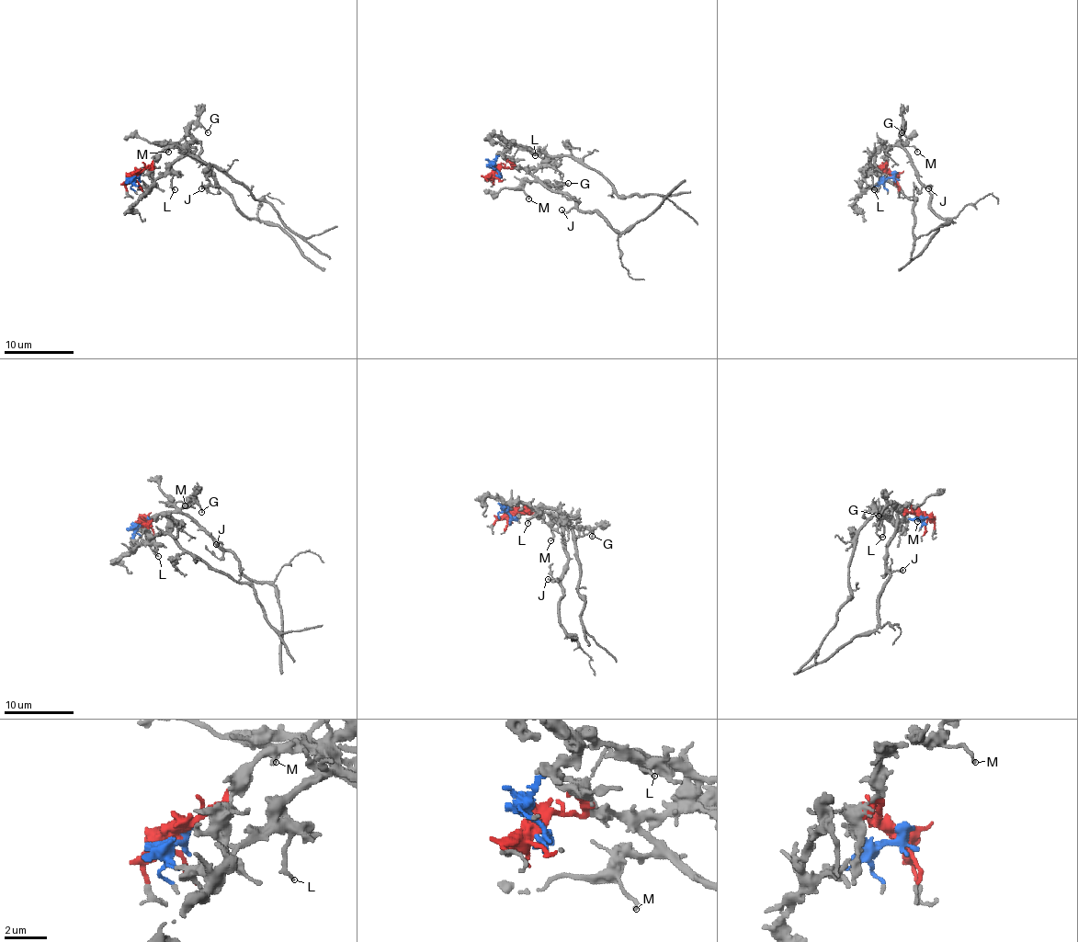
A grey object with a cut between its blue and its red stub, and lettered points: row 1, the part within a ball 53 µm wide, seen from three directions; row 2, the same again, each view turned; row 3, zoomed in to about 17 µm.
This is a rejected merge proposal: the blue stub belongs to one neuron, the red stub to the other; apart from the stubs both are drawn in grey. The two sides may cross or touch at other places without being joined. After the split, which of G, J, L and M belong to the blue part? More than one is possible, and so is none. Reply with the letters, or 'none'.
L

